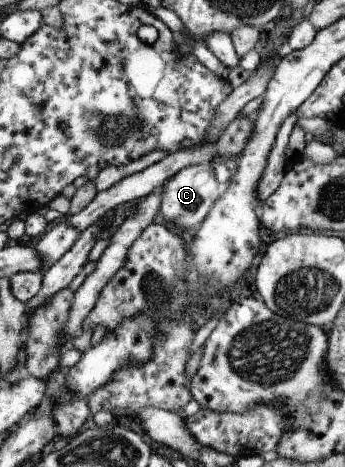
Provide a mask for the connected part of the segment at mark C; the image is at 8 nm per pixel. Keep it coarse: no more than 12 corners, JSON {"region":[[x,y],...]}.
{"region":[[216,160],[166,182],[161,215],[181,232],[220,199]]}

